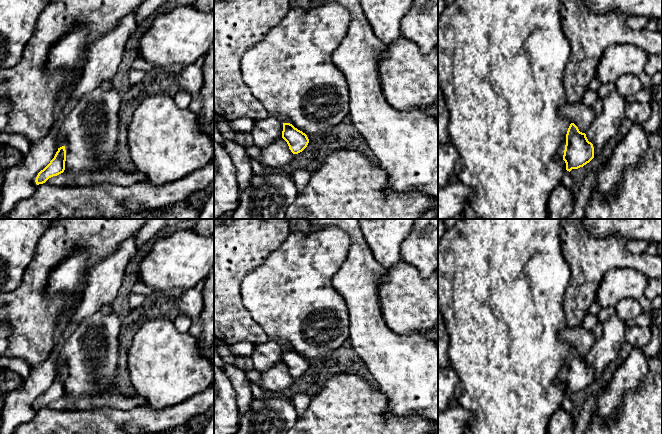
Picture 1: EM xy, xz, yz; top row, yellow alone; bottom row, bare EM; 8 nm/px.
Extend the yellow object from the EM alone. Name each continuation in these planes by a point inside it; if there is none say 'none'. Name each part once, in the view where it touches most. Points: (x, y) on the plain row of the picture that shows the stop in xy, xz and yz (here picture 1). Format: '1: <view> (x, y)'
none

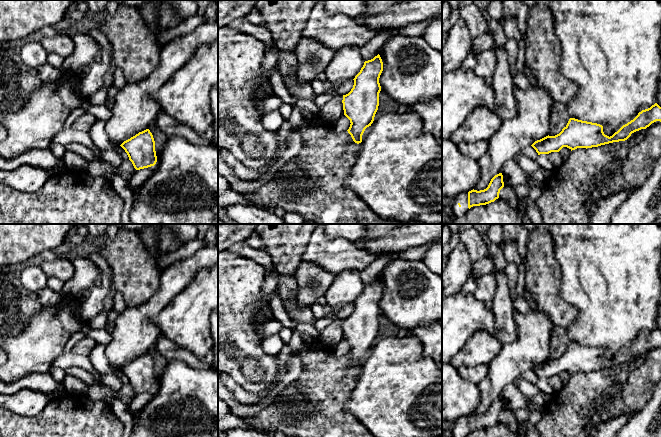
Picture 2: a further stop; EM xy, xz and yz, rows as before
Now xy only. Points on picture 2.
none

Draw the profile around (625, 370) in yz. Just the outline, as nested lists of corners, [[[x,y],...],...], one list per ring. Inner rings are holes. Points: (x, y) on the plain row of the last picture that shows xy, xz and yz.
[[[644,353],[636,355],[631,358],[631,360],[625,365],[619,365],[620,371],[612,377],[615,384],[623,384],[628,375],[636,370],[636,368],[643,362]]]

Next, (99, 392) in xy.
[[[99,383],[90,387],[85,386],[82,394],[87,395],[92,401],[106,401],[109,397],[115,398],[118,395],[133,397],[136,393],[129,383],[123,384],[118,391]]]

